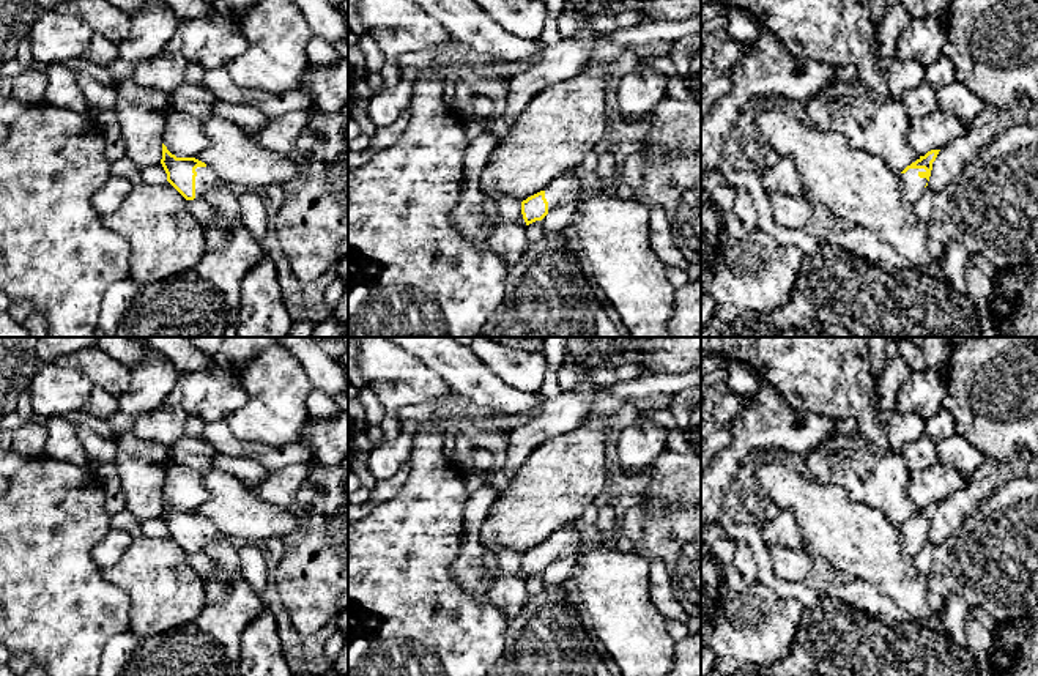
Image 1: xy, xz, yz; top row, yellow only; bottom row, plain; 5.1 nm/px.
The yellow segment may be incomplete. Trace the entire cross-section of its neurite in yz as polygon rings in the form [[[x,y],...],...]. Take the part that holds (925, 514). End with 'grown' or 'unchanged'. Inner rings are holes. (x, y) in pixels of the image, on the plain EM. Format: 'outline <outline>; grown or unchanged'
outline [[[931,503],[901,525],[901,539],[904,552],[915,556],[925,545],[931,529],[932,515],[940,503]]]; grown

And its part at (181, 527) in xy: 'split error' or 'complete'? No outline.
split error

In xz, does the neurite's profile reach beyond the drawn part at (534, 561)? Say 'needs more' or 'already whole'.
needs more

